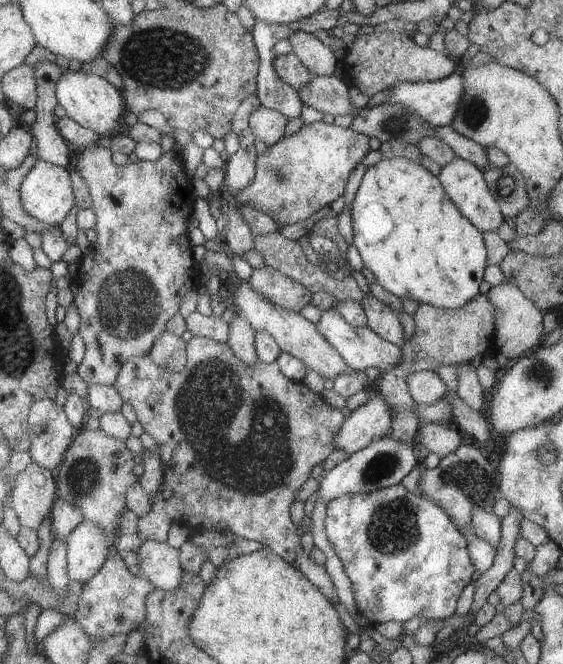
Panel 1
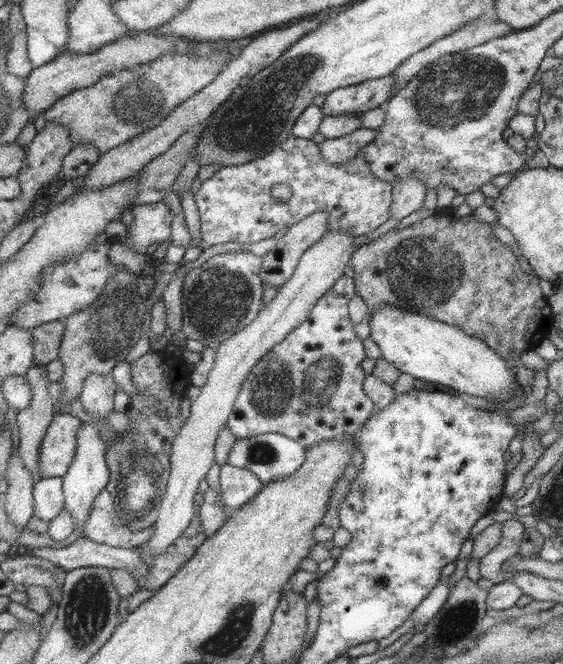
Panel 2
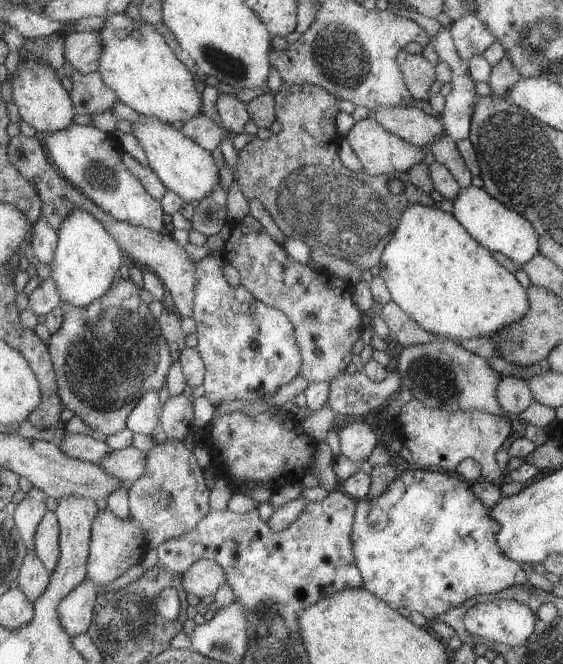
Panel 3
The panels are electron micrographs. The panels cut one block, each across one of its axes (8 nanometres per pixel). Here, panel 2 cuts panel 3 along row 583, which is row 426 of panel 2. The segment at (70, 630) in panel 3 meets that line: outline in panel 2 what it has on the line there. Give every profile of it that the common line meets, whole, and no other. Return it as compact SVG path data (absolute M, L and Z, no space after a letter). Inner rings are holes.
M81 422L75 438L75 452L71 464L67 467L65 474L62 476L62 491L64 494L64 510L71 516L74 521L73 527L78 531L79 537L84 537L84 523L90 514L92 504L101 490L106 488L109 480L109 471L105 463L105 446L97 428Z

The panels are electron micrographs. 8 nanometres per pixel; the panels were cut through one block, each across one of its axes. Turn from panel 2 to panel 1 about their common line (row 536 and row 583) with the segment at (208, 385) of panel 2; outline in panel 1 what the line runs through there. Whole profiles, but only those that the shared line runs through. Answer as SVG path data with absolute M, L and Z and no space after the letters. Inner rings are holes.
M145 540L137 548L139 577L151 582L154 588L171 592L179 586L183 574L178 560L177 549L167 542Z

